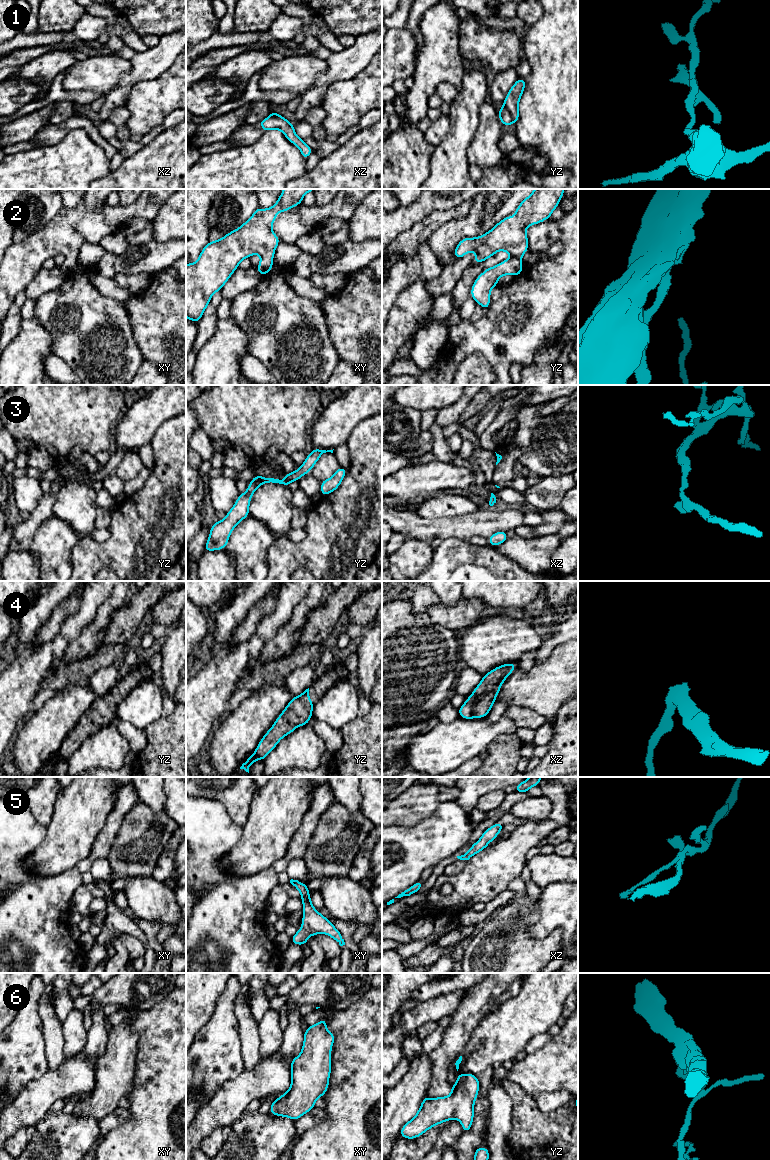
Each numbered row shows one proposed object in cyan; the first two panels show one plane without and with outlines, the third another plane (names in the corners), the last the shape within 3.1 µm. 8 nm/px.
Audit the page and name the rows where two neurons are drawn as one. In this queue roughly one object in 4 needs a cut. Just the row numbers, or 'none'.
1

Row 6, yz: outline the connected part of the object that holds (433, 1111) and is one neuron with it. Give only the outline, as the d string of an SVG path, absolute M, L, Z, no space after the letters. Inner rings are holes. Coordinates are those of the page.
M458 1073L456 1084L451 1086L451 1095L438 1098L428 1098L425 1095L415 1117L403 1125L400 1135L406 1139L414 1139L433 1126L454 1118L461 1122L463 1133L469 1132L479 1087L477 1076Z

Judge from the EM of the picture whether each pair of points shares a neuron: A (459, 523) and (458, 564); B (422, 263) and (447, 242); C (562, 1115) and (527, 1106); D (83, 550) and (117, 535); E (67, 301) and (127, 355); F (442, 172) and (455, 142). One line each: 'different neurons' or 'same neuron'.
A: different neurons
B: different neurons
C: same neuron
D: same neuron
E: same neuron
F: same neuron

